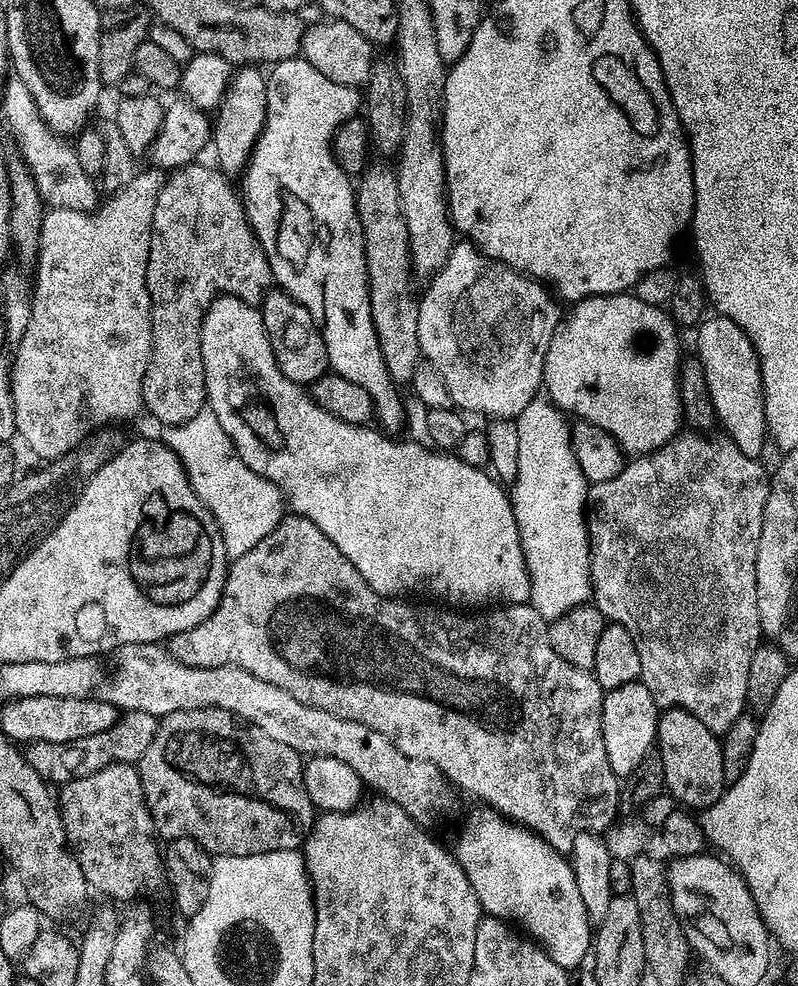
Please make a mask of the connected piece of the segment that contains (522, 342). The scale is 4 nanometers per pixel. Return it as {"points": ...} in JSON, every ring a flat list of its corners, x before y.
{"points":[[471,242,453,243,452,253,446,258,446,262,435,276,427,281,428,289,424,296,419,297,418,303,418,342,420,343,420,355,427,363,432,364,446,382,446,390,450,390,450,398,457,409,465,408,468,412,477,412,480,416,488,416,492,420,510,420,522,414,526,406,541,391,544,382,544,363,546,362,546,350,550,346,550,338,554,338,556,327,560,325,562,319,562,308,554,299,553,293,541,281,533,280,532,277,524,275,523,272,516,271,515,268,508,267,507,264,489,260,475,244]]}

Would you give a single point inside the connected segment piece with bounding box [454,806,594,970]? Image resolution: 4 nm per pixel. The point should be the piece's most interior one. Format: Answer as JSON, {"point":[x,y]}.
{"point":[517,875]}

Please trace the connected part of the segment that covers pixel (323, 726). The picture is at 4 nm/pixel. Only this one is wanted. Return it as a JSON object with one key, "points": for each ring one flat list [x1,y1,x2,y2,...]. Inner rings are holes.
{"points":[[159,643,127,644,114,653,116,669,111,669,110,679,98,689,99,699,110,702,121,713,145,712,157,718,174,714,178,710,199,708,221,708,241,716,246,722,261,728,270,738,290,746,290,750,305,757,329,756,346,762,350,770,360,775,360,780,385,800,393,800,414,822,421,826,432,826,440,811,448,804,450,785,429,760,410,758,390,742,378,730,362,726,362,722,350,722,338,718,338,714,326,714,314,706,298,702,298,698,286,694,262,678,254,678,241,668,234,666,186,666,172,657,167,647]]}

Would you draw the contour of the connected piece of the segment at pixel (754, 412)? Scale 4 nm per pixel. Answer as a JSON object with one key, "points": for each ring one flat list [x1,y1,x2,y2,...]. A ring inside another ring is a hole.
{"points":[[719,314,710,316,701,319,695,329,695,351,703,365,706,388,713,402,715,417,724,426,727,437,733,440,742,454,759,459,769,437,760,356,749,336,737,323]]}

